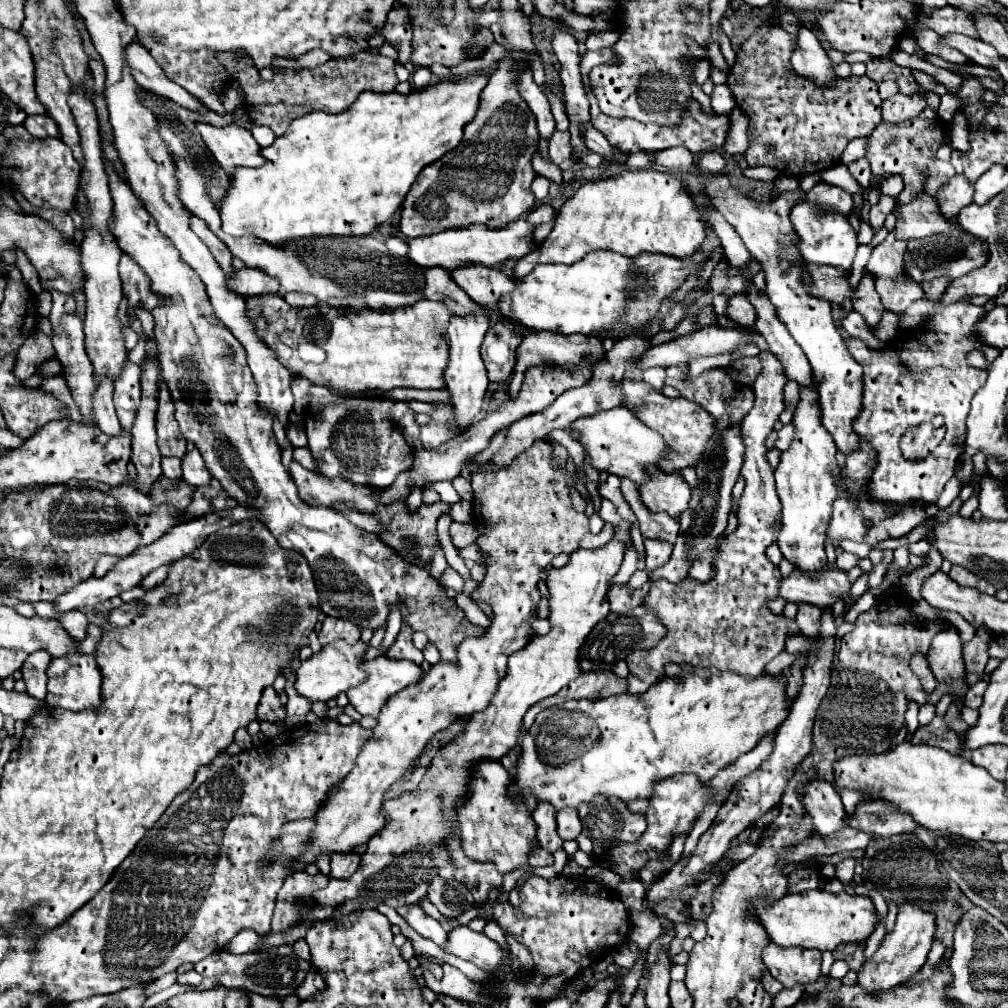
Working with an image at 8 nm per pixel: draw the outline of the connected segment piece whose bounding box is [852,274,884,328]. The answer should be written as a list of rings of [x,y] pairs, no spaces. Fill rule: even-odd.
[[[866,274],[866,276],[860,280],[860,284],[858,284],[858,288],[856,288],[856,294],[854,294],[854,298],[852,298],[852,306],[854,306],[856,312],[860,312],[860,314],[866,318],[866,322],[868,322],[872,328],[878,324],[884,307],[876,292],[874,280],[870,278],[870,274]]]

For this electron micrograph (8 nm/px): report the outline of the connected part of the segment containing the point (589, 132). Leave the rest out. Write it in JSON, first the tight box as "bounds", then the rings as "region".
{"bounds":[584,122,626,164],"region":[[[586,122],[586,124],[584,124],[584,142],[586,142],[586,146],[588,146],[592,152],[598,152],[600,156],[614,158],[614,160],[620,162],[620,164],[626,160],[626,154],[624,154],[624,152],[616,152],[616,148],[610,148],[608,140],[592,126],[592,122]]]}

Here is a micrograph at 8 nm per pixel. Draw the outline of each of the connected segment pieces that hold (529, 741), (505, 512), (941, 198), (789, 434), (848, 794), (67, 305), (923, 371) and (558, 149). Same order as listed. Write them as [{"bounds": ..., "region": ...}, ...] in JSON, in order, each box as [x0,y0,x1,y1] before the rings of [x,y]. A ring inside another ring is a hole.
[{"bounds":[510,668,790,808],"region":[[[692,668],[692,670],[682,670],[678,676],[664,676],[658,684],[654,684],[648,692],[644,694],[618,694],[618,696],[610,696],[606,700],[574,700],[574,702],[564,702],[560,706],[554,706],[554,708],[548,708],[544,712],[540,712],[534,720],[534,724],[530,726],[526,738],[524,738],[524,744],[522,744],[522,756],[524,760],[518,764],[518,774],[516,778],[512,780],[510,784],[510,790],[512,792],[520,792],[522,796],[526,792],[534,792],[538,796],[538,800],[550,800],[554,804],[554,808],[578,808],[580,802],[590,802],[596,794],[604,794],[604,796],[618,796],[620,800],[628,802],[628,800],[634,800],[634,798],[648,798],[654,784],[666,776],[674,776],[674,774],[680,774],[680,772],[688,772],[688,774],[694,774],[698,776],[700,780],[710,780],[718,770],[726,768],[730,762],[734,762],[740,754],[746,754],[750,750],[754,750],[758,746],[758,742],[770,734],[774,734],[782,722],[786,720],[790,712],[790,702],[786,698],[786,678],[776,678],[776,676],[768,676],[768,674],[762,674],[758,678],[748,678],[748,676],[740,676],[736,672],[720,672],[720,670],[714,670],[714,668]],[[590,720],[596,724],[598,728],[598,740],[592,742],[594,736],[590,738],[576,738],[574,744],[566,738],[566,736],[556,736],[554,732],[568,732],[568,726],[570,728],[578,728],[580,722],[586,722]]]},{"bounds":[292,440,588,870],"region":[[[536,440],[528,450],[518,454],[514,462],[496,474],[490,472],[476,472],[472,474],[472,488],[474,488],[474,518],[476,518],[476,528],[480,532],[476,544],[482,550],[482,560],[486,566],[486,580],[478,586],[480,598],[492,606],[494,618],[492,626],[486,628],[484,636],[480,638],[468,638],[458,646],[458,662],[438,662],[430,668],[428,674],[424,674],[416,684],[410,688],[404,688],[398,692],[398,696],[392,696],[386,700],[382,706],[382,712],[378,716],[378,724],[374,728],[372,740],[366,742],[362,752],[356,758],[354,768],[340,780],[336,794],[332,794],[316,812],[314,822],[316,828],[312,830],[310,844],[306,852],[298,858],[292,860],[292,870],[306,870],[308,864],[314,864],[320,854],[348,854],[354,848],[366,844],[374,834],[378,834],[384,828],[382,820],[382,796],[390,788],[390,784],[408,774],[426,744],[434,734],[440,730],[448,728],[452,722],[456,722],[456,716],[470,716],[472,712],[484,710],[490,698],[494,696],[500,678],[506,674],[506,662],[508,656],[516,650],[522,650],[528,640],[534,636],[530,624],[536,620],[536,608],[540,602],[540,592],[538,592],[538,580],[540,572],[546,570],[546,566],[552,562],[554,556],[560,552],[574,552],[578,548],[578,540],[588,532],[588,518],[572,508],[570,502],[570,490],[572,480],[568,478],[568,486],[554,486],[554,470],[550,466],[552,460],[552,444],[546,440]]]},{"bounds":[936,174,972,220],"region":[[[960,174],[942,184],[936,192],[936,202],[946,220],[952,220],[960,208],[970,204],[970,200],[972,200],[972,186],[966,184],[966,178]]]},{"bounds":[774,424,794,452],"region":[[[786,424],[780,432],[778,432],[778,438],[776,438],[776,444],[774,448],[778,448],[780,452],[786,450],[790,446],[790,440],[794,440],[794,426],[792,424]]]},{"bounds":[838,790,862,812],"region":[[[838,790],[838,794],[842,796],[846,812],[854,812],[854,804],[858,804],[862,800],[862,794],[854,792],[854,790]]]},{"bounds":[50,292,76,326],"region":[[[50,292],[52,294],[52,312],[50,312],[50,322],[52,326],[58,326],[58,320],[66,312],[76,314],[76,302],[72,296],[62,294],[62,292]]]},{"bounds":[848,276,988,504],"region":[[[946,276],[922,282],[924,298],[938,302],[938,308],[932,310],[914,332],[908,332],[908,338],[900,338],[900,342],[906,344],[894,344],[886,350],[872,350],[858,338],[852,338],[848,344],[850,354],[864,366],[864,408],[854,422],[854,430],[878,456],[878,464],[870,480],[870,492],[876,500],[894,504],[906,504],[906,500],[926,500],[932,504],[938,500],[944,484],[954,476],[956,460],[964,448],[970,402],[988,378],[988,370],[976,370],[966,362],[966,354],[972,348],[986,346],[976,332],[976,322],[984,316],[984,308],[970,304],[968,298],[940,308],[940,298],[944,296],[948,284],[950,278]],[[936,414],[944,414],[948,422],[948,432],[942,444],[924,460],[904,460],[898,446],[904,430],[914,424],[922,424]]]},{"bounds":[550,132,574,166],"region":[[[554,132],[554,136],[550,138],[550,160],[560,166],[572,156],[572,150],[574,146],[570,140],[570,132]]]}]

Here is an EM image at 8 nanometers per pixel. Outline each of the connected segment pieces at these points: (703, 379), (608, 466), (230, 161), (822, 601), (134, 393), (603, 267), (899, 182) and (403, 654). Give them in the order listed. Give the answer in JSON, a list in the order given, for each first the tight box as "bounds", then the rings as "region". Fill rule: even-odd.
[{"bounds":[668,368,754,430],"region":[[[714,368],[714,370],[706,370],[704,374],[700,374],[694,380],[668,380],[670,386],[674,386],[676,390],[680,390],[680,396],[686,400],[692,400],[696,404],[700,404],[706,412],[712,414],[714,418],[714,428],[716,430],[724,430],[730,426],[736,426],[742,422],[742,418],[750,412],[752,404],[754,404],[754,392],[752,388],[744,388],[738,386],[736,382],[732,382],[724,370]]]},{"bounds":[572,408,668,484],"region":[[[612,408],[592,416],[582,416],[572,422],[572,430],[576,432],[576,440],[584,446],[584,458],[590,458],[598,472],[606,470],[608,474],[630,478],[636,484],[644,484],[648,480],[648,474],[644,472],[646,466],[656,466],[662,458],[668,456],[664,440],[646,428],[646,424],[634,420],[626,408]]]},{"bounds":[198,124,264,174],"region":[[[198,124],[198,132],[218,164],[226,168],[228,174],[234,174],[240,166],[258,168],[264,164],[260,154],[260,144],[254,140],[252,132],[236,124],[214,128],[208,124]]]},{"bounds":[780,570,850,608],"region":[[[792,570],[790,576],[784,576],[780,580],[780,598],[786,602],[808,602],[818,608],[832,606],[838,598],[844,598],[850,602],[850,582],[846,578],[846,572],[840,570],[818,570],[818,572],[802,572]]]},{"bounds":[114,360,140,430],"region":[[[126,360],[114,386],[114,406],[122,428],[130,430],[140,404],[140,366]]]},{"bounds":[498,250,632,334],"region":[[[594,250],[590,252],[588,256],[584,256],[580,262],[572,264],[572,266],[566,266],[566,264],[540,264],[532,270],[532,274],[526,274],[522,278],[516,278],[512,276],[516,288],[514,292],[510,294],[504,294],[498,302],[498,312],[504,316],[504,318],[510,318],[510,320],[516,320],[520,322],[522,326],[526,326],[528,330],[536,330],[536,332],[558,332],[558,334],[592,334],[594,330],[610,330],[610,328],[616,328],[618,324],[618,316],[622,314],[622,306],[626,306],[626,298],[624,298],[624,292],[626,292],[626,282],[630,280],[630,264],[632,264],[632,258],[626,258],[622,254],[616,254],[612,250]]]},{"bounds":[880,175,905,198],"region":[[[891,175],[890,178],[882,180],[882,184],[880,184],[880,192],[882,192],[882,194],[888,194],[888,196],[892,196],[892,198],[898,198],[898,194],[902,192],[904,187],[905,184],[902,176]]]},{"bounds":[386,626,424,666],"region":[[[402,626],[396,644],[388,650],[386,656],[390,656],[390,660],[412,660],[418,666],[424,662],[422,652],[418,648],[414,648],[414,644],[412,644],[412,630],[410,630],[410,626]]]}]

